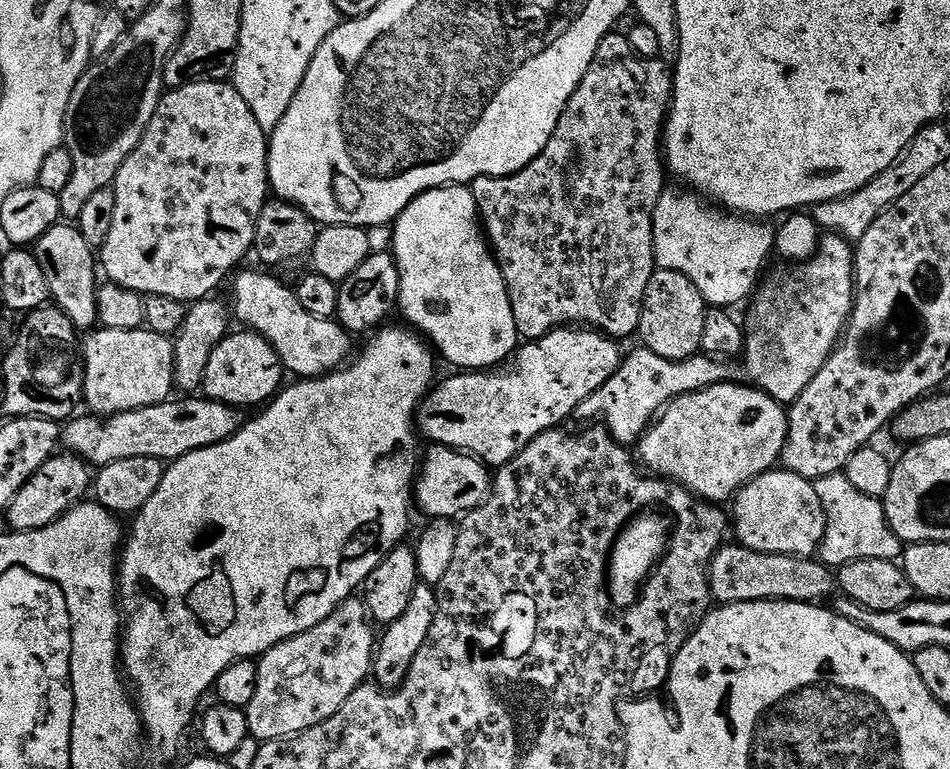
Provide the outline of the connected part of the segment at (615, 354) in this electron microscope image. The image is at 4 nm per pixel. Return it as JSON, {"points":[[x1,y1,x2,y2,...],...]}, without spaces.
{"points":[[584,326,554,328,540,340,521,343,510,362,495,370,464,370,452,374,456,376,449,380,441,379,421,403,415,423,428,442,466,452,495,470,513,460,527,444,538,438,538,434,563,425,563,420,571,417,581,402,590,398,594,390,601,388,620,369,622,351,616,344,619,343,613,337]]}

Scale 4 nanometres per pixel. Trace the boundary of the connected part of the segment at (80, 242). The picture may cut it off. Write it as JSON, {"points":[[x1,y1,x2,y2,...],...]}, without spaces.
{"points":[[68,222,55,224,50,230,46,230,46,234,42,234,42,238,36,240,34,251,38,258,38,266,42,266,48,294,54,301,55,307,64,312,66,318,70,318,73,328,95,329,100,318,96,302,98,256,90,246,90,242,82,238,79,227]]}

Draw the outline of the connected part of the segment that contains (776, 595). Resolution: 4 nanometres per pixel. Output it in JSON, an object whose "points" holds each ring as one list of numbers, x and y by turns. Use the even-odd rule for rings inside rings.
{"points":[[739,542,725,543,714,554,708,571,708,590,717,605,793,600,803,604,824,602,838,588,838,576,827,564,807,556,783,556,745,548]]}

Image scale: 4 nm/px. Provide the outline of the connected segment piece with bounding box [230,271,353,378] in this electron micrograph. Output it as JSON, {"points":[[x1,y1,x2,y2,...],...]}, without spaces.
{"points":[[241,271,236,281,233,279,232,300,230,308,241,320,243,327,249,332,256,332,274,348,278,358,282,362,285,373,296,378,315,378,317,376,327,376,329,372,336,371,353,355,353,337,335,319,314,318,314,314,308,313,298,302,295,291,288,288,280,280,275,280,272,276,267,276,264,272,244,272]]}

